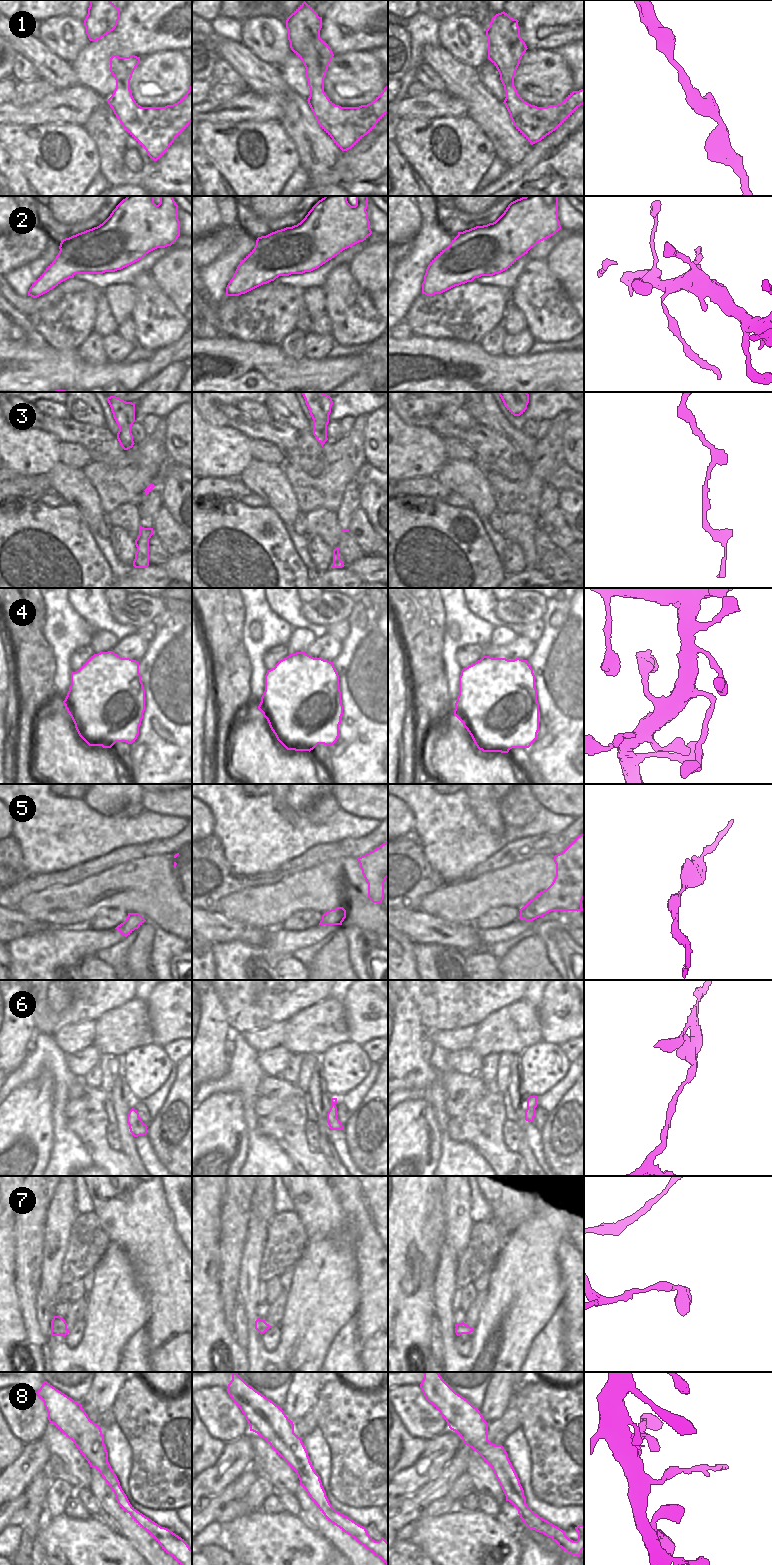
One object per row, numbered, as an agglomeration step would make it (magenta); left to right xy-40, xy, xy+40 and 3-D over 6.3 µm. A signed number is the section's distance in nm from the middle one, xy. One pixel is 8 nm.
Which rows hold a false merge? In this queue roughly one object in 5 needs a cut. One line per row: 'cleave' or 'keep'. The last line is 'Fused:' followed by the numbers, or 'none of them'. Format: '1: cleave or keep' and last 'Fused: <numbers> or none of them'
1: keep
2: keep
3: keep
4: keep
5: keep
6: keep
7: keep
8: cleave
Fused: 8

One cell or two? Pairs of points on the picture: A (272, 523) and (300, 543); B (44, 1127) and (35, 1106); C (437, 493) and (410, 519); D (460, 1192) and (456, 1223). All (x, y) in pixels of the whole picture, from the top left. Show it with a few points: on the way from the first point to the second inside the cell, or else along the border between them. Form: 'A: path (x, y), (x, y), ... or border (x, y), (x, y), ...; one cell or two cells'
A: border (286, 526), (288, 536), (299, 556); two cells
B: path (39, 1122), (35, 1118), (35, 1111); one cell
C: border (410, 495), (425, 495), (442, 500); two cells
D: path (457, 1200), (457, 1215); one cell

